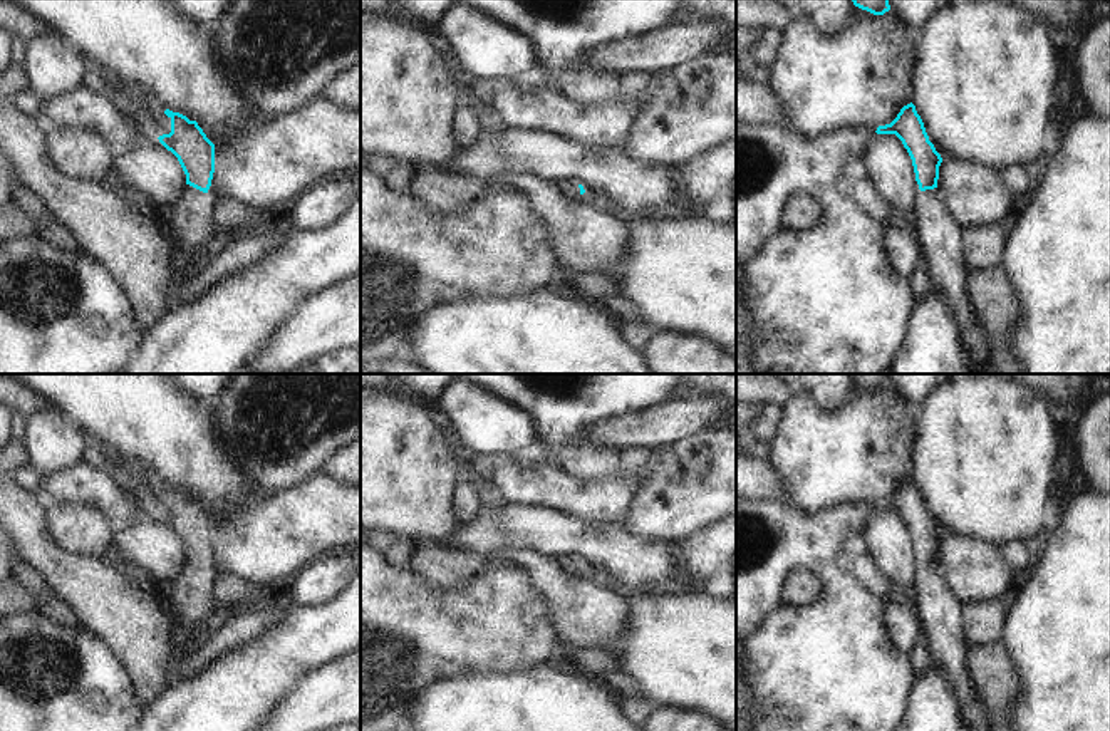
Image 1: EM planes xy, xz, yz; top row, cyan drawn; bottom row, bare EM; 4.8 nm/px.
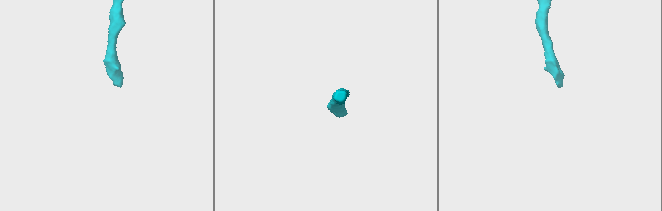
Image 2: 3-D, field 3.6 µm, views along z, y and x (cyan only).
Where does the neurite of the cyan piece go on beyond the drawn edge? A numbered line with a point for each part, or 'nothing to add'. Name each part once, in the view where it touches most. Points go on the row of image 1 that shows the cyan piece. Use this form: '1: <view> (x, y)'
1: xy (191, 225)

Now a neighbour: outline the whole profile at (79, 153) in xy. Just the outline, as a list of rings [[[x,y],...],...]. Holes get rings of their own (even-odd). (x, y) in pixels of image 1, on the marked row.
[[[45,127],[49,161],[65,176],[101,183],[111,169],[114,151],[96,131]]]

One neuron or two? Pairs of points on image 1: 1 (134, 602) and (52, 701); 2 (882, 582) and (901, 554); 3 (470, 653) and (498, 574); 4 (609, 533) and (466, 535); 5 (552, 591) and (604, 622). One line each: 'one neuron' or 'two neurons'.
1: two neurons
2: two neurons
3: one neuron
4: one neuron
5: one neuron

